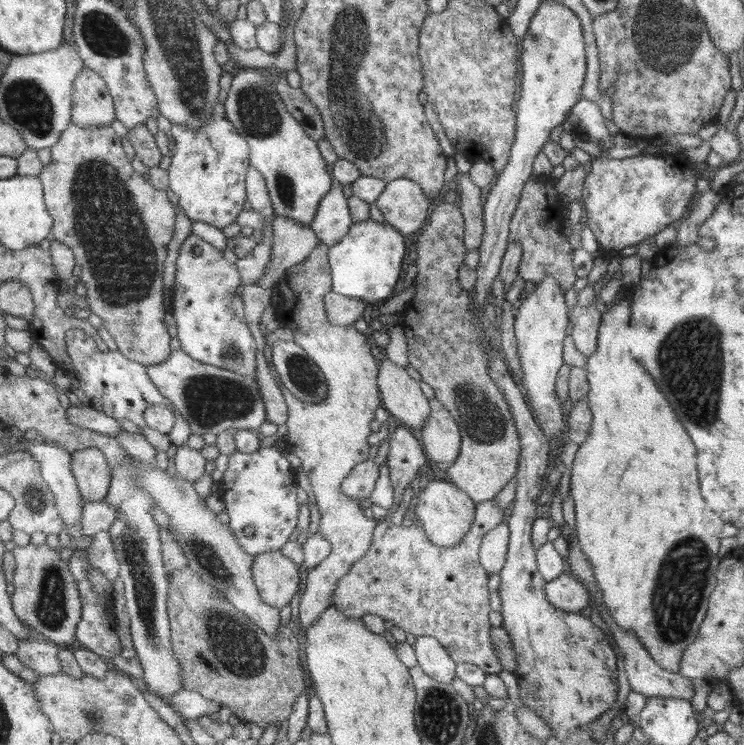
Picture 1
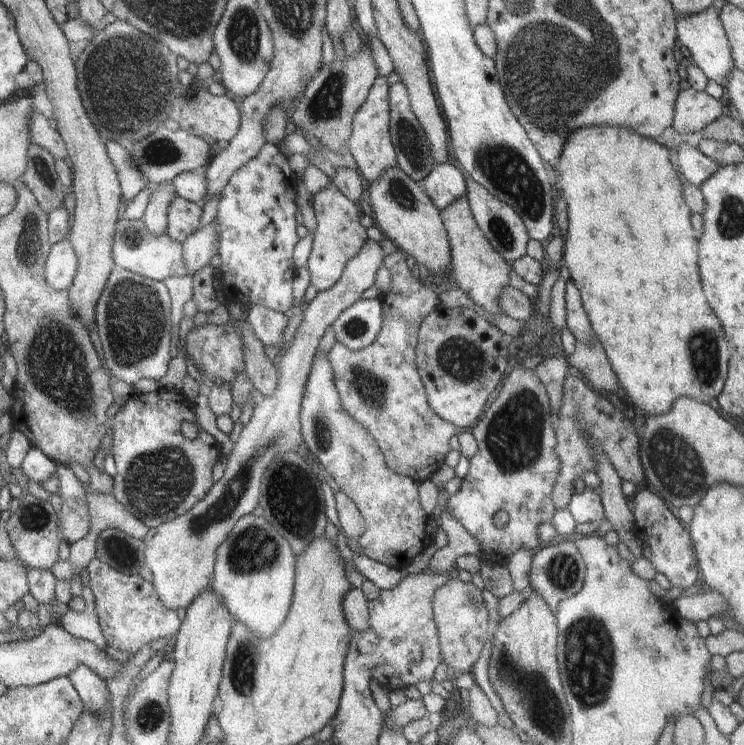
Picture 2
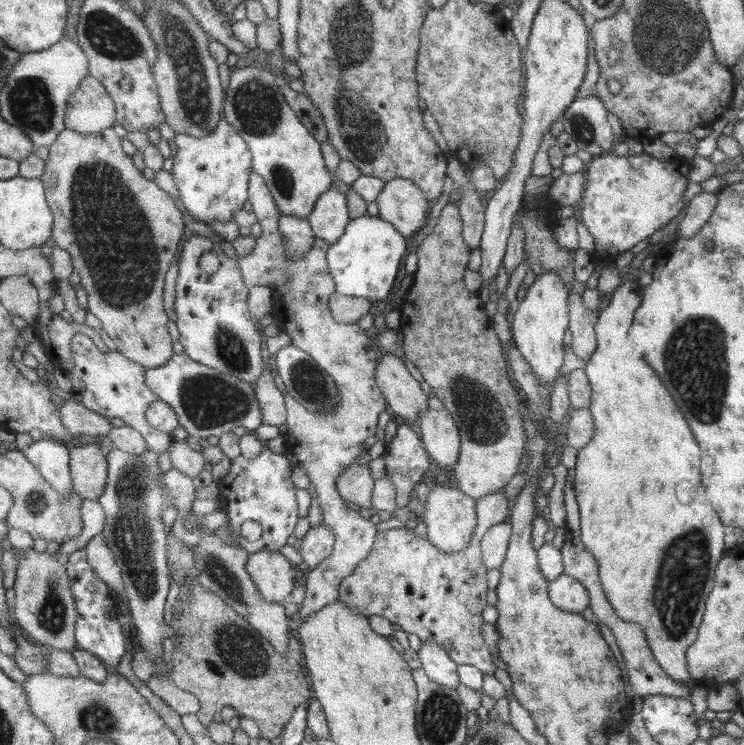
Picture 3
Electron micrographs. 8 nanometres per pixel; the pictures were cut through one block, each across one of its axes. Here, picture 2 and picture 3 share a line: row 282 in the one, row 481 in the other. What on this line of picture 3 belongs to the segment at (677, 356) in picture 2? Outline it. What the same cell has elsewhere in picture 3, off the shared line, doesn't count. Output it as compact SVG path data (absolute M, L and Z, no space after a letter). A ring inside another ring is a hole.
M627 281L618 285L613 292L608 306L599 311L598 320L595 326L595 334L597 339L597 348L592 357L585 363L585 374L591 387L591 403L589 409L593 416L594 434L590 441L578 451L578 458L575 465L575 497L579 506L581 539L586 550L594 556L598 563L599 579L602 584L603 592L609 603L614 607L616 614L626 622L636 623L646 635L649 647L651 648L657 663L664 669L668 676L678 683L690 684L690 689L699 685L699 682L691 677L688 672L687 660L685 657L688 647L697 639L697 630L703 619L705 611L705 602L707 601L712 588L714 587L715 574L718 562L722 558L724 549L724 530L718 514L714 512L714 508L708 504L706 496L704 496L704 488L700 482L700 448L696 444L696 438L692 436L682 412L676 408L672 396L666 392L666 388L662 386L662 382L658 380L656 372L652 372L652 368L646 364L646 361L635 350L634 341L636 340L636 316L640 316L638 307L640 307L641 296L644 294L646 286L639 285L638 282L633 283ZM690 482L690 486L686 490L694 490L690 496L692 500L688 504L678 500L678 484Z

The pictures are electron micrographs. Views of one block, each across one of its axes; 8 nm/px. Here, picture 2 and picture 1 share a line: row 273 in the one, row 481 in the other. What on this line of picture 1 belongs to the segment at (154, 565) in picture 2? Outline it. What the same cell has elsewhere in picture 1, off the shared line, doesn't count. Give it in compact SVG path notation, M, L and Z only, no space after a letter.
M369 458L352 468L350 474L342 481L340 490L350 498L365 502L367 498L370 498L378 477L378 465Z

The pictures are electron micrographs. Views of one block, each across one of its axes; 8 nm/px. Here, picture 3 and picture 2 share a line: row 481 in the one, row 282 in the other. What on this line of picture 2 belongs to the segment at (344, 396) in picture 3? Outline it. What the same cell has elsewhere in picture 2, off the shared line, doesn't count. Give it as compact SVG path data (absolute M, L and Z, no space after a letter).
M330 181L326 188L322 188L320 192L314 194L312 200L317 228L306 268L310 272L310 284L320 292L332 288L342 276L347 262L354 256L358 256L358 252L362 250L364 241L367 239L367 228L360 225L359 204L346 198L334 186L334 182Z

